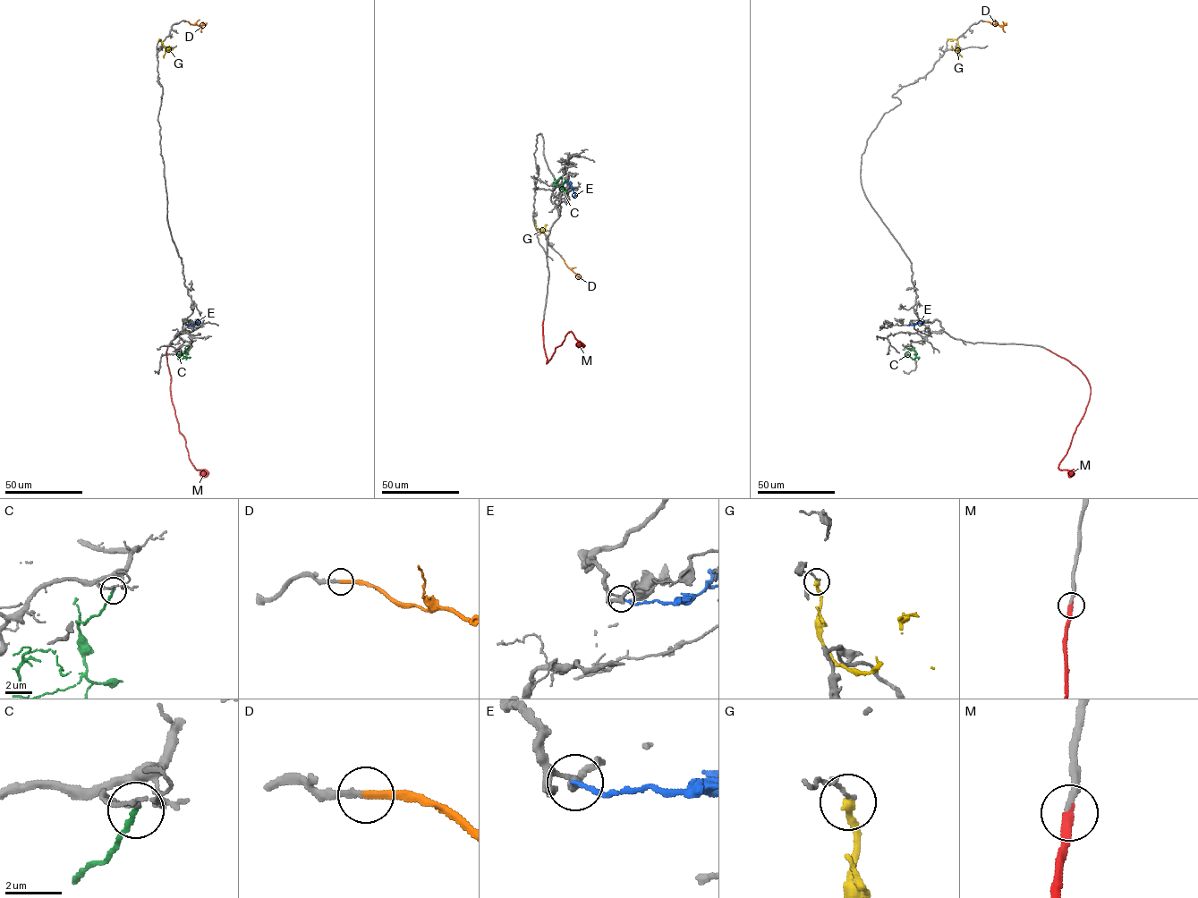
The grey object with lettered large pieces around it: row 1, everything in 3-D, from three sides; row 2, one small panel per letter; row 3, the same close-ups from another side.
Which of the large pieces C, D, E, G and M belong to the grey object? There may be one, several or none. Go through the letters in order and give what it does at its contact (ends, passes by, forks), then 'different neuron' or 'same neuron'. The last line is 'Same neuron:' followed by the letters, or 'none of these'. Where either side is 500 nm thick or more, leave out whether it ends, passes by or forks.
C: it ends there; different neuron
D: it ends there; same neuron
E: it ends there; different neuron
G: it ends there; different neuron
M: it ends there; same neuron
Same neuron: D, M

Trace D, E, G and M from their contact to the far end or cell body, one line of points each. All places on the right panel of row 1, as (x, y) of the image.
D: (985, 21), (1001, 25), (1005, 32)
E: (910, 325), (924, 321)
G: (947, 40), (957, 40), (958, 48), (954, 49), (951, 46)
M: (1047, 350), (1075, 366), (1085, 376), (1091, 389), (1084, 413), (1059, 465), (1060, 470), (1073, 473)

